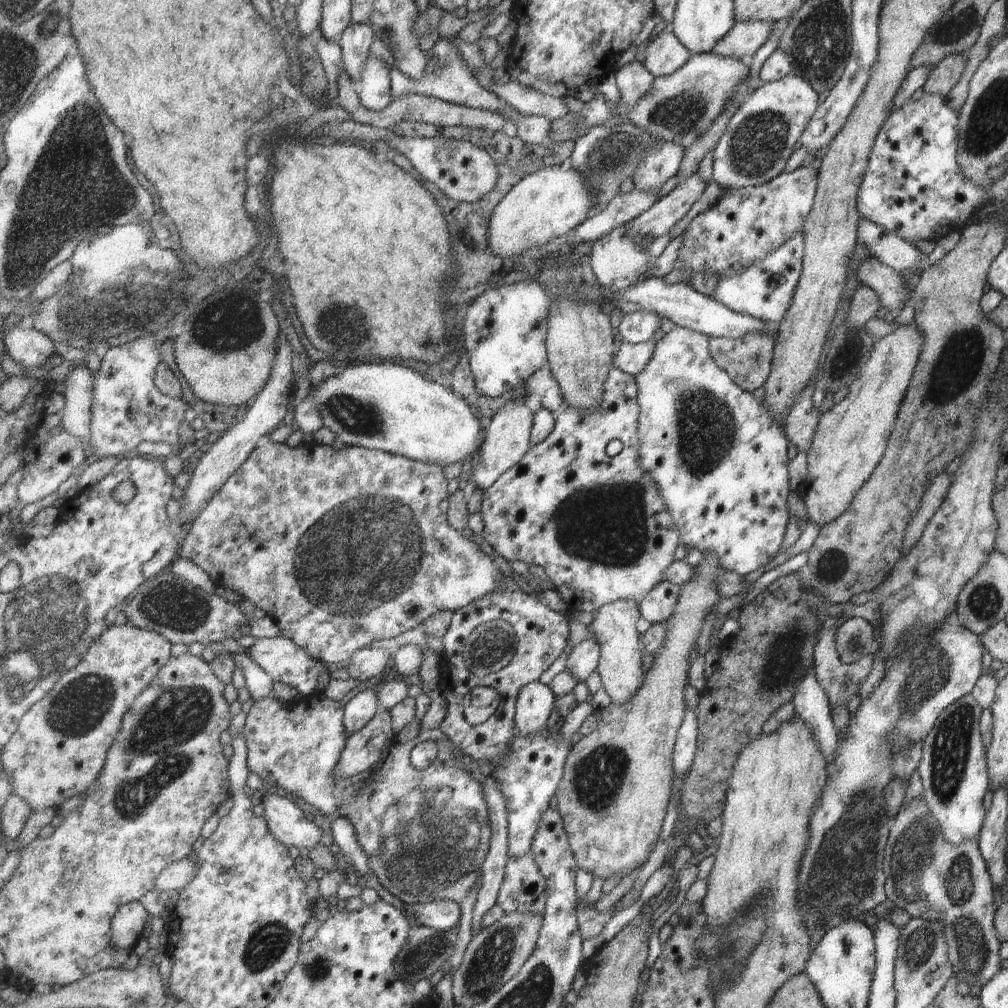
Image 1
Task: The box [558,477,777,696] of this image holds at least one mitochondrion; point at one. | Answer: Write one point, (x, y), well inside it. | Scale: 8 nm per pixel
(615, 532)

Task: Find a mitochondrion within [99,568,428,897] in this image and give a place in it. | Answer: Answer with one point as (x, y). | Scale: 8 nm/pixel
(176, 715)

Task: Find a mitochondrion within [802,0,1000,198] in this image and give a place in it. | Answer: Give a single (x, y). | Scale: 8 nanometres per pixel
(948, 32)

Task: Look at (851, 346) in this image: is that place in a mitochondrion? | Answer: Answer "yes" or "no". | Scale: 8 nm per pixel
yes

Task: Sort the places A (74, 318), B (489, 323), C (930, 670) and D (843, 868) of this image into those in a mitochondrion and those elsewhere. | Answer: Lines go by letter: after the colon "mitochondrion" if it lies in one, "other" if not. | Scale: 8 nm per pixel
A: mitochondrion
B: other
C: mitochondrion
D: mitochondrion

